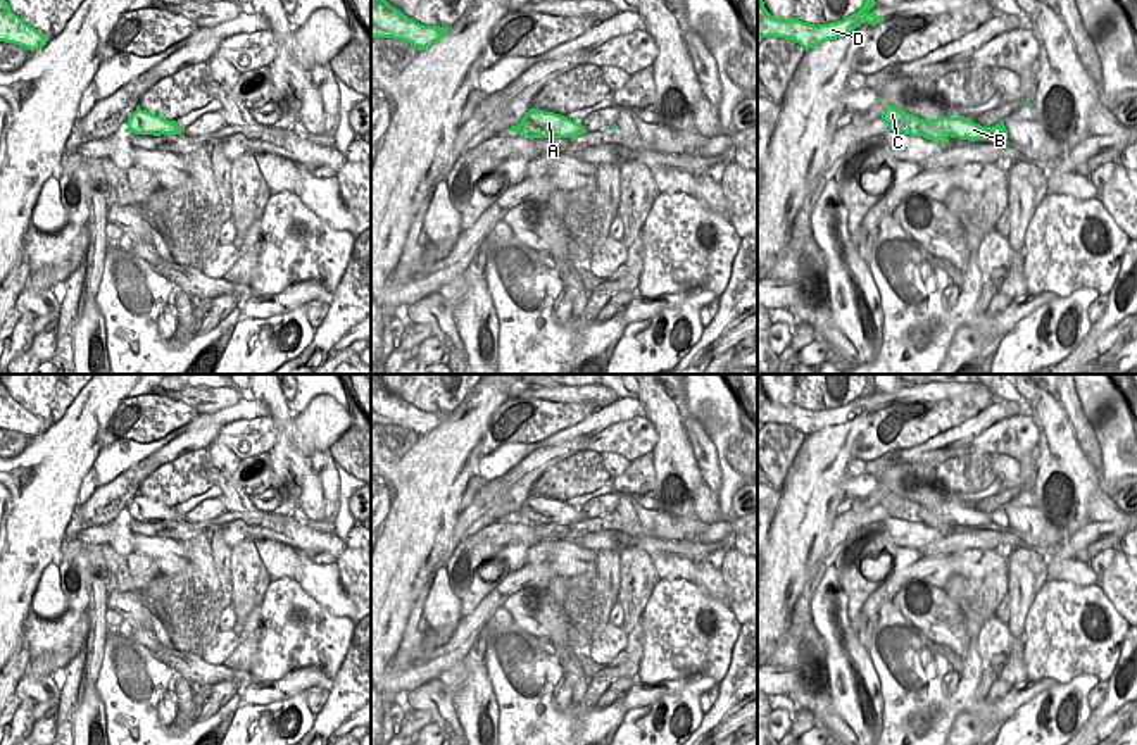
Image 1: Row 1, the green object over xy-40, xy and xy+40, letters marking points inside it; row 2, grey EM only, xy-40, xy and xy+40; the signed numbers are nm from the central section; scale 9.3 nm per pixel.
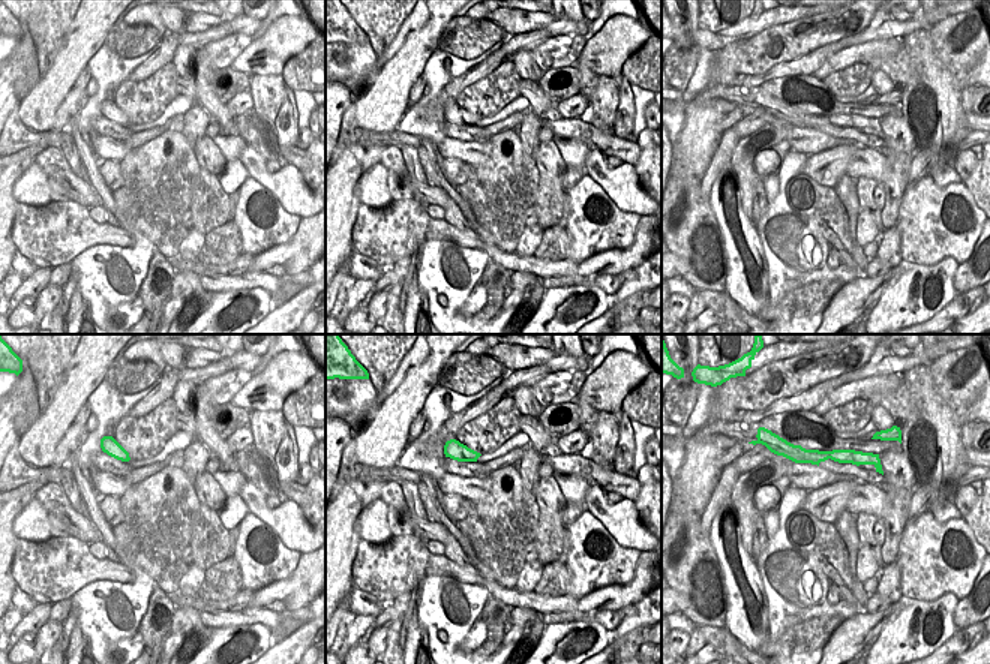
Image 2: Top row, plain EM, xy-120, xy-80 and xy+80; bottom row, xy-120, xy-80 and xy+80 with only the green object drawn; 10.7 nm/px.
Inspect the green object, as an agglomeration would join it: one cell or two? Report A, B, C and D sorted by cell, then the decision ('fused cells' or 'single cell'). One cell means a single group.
A B D / C; fused cells

